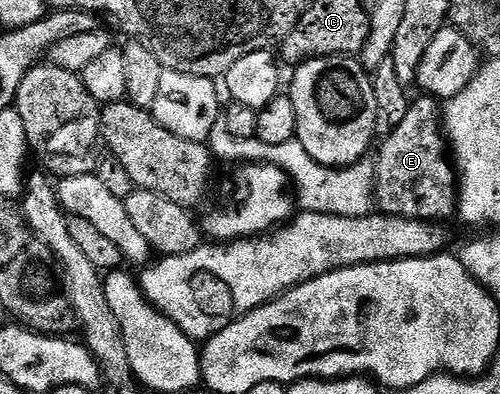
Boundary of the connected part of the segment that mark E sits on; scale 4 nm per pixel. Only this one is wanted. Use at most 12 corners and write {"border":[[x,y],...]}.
{"border":[[391,57],[373,73],[387,135],[374,206],[438,224],[457,211],[440,100],[409,108]]}

